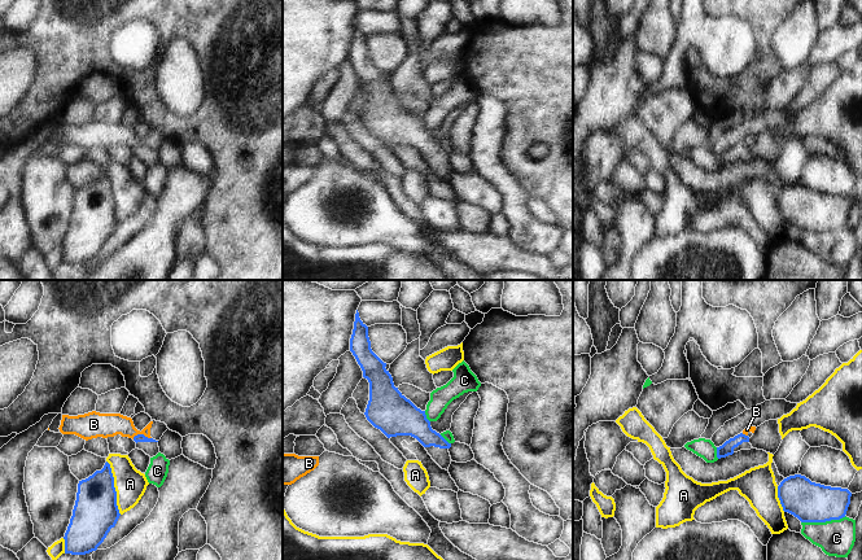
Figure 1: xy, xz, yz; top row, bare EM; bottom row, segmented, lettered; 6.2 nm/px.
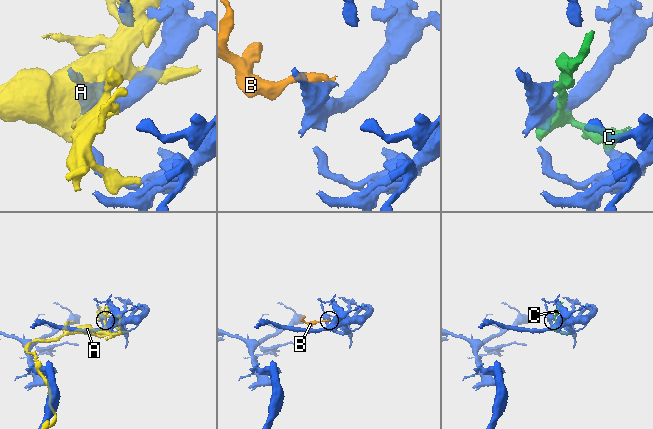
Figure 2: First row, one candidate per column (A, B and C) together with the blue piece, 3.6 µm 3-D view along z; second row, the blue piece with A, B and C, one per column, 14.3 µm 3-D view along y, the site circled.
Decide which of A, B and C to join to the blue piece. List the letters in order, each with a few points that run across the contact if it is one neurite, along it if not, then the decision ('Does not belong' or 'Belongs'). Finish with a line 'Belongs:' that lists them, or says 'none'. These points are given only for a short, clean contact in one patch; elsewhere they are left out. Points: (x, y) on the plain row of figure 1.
A: Does not belong
B: Line: xy (132, 147), (144, 144), (151, 148). Does not belong
C: Does not belong
Belongs: none.

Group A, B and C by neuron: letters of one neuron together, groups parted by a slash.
A / B / C

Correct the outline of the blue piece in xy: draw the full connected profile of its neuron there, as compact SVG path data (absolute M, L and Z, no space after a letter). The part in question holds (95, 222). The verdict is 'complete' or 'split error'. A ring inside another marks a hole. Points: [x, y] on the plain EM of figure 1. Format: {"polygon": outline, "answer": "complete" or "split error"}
{"polygon": "M110 174L79 191L76 210L65 242L65 263L86 264L96 261L121 223Z", "answer": "complete"}

